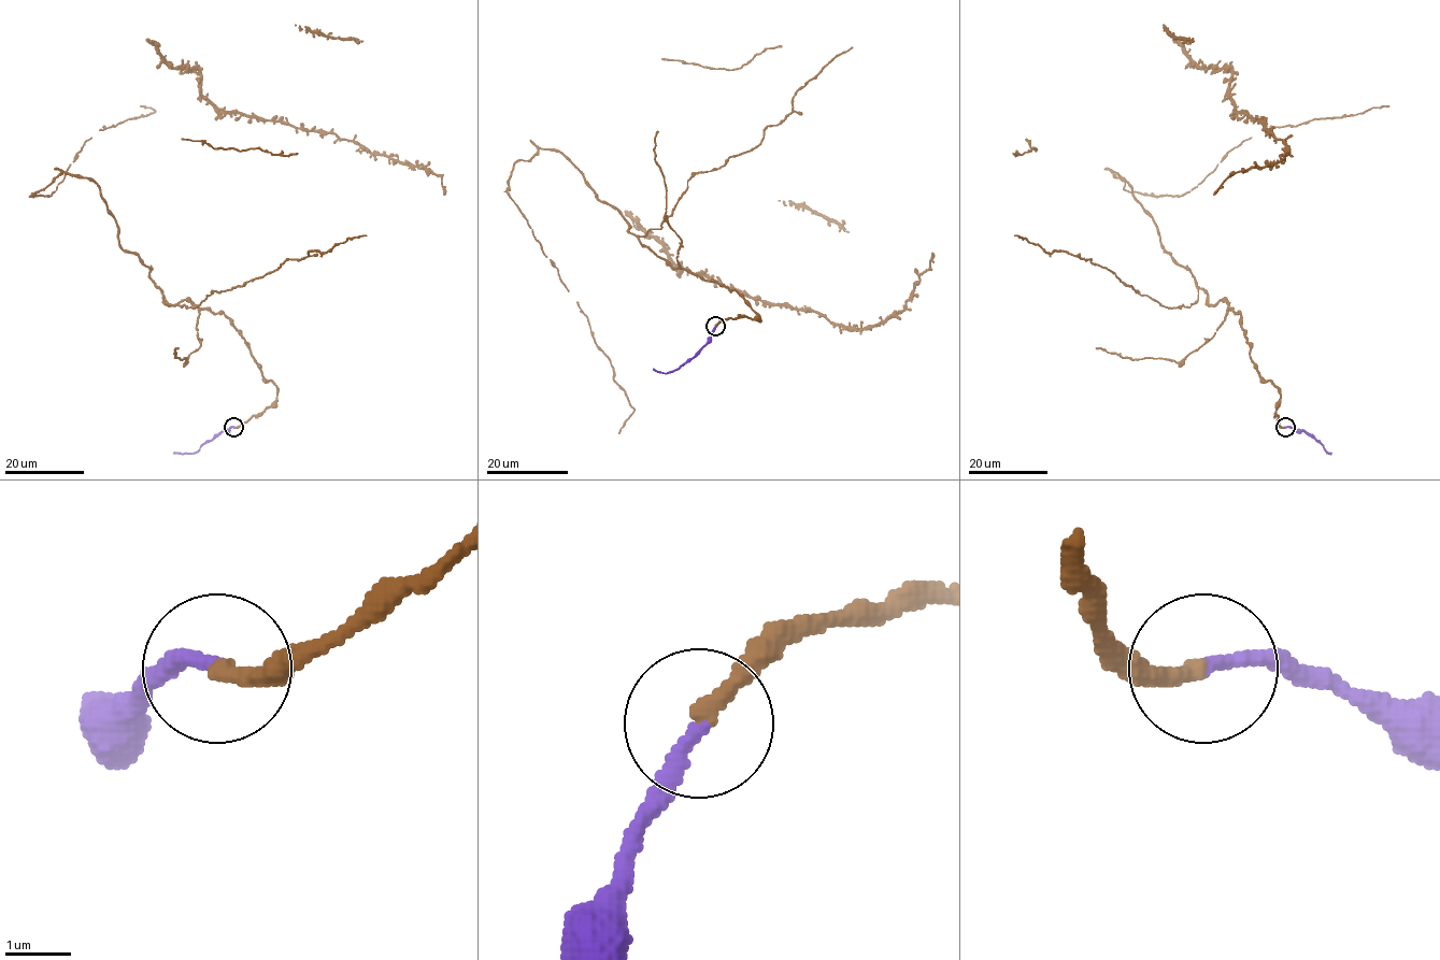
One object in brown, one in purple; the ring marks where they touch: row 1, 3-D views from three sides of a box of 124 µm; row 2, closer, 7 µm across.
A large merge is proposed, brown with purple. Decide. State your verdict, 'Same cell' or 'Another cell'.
Same cell

